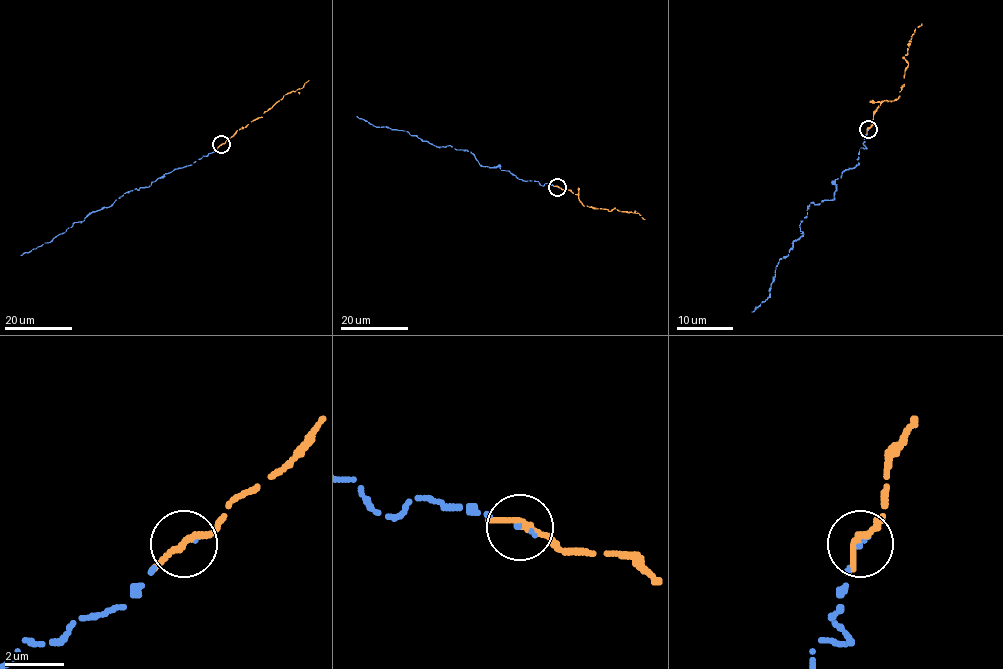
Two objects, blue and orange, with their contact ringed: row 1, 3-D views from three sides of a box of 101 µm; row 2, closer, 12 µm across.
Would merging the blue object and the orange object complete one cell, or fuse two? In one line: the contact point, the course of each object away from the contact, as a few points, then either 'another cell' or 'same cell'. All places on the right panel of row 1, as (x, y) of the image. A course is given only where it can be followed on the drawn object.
place (868, 129); course blue (868, 130), (858, 165), (834, 180), (834, 198), (807, 205), (802, 235), (777, 266), (770, 295), (751, 312); course orange (868, 128), (873, 111), (880, 103), (899, 97), (908, 65), (904, 57), (911, 36), (921, 23); same cell

